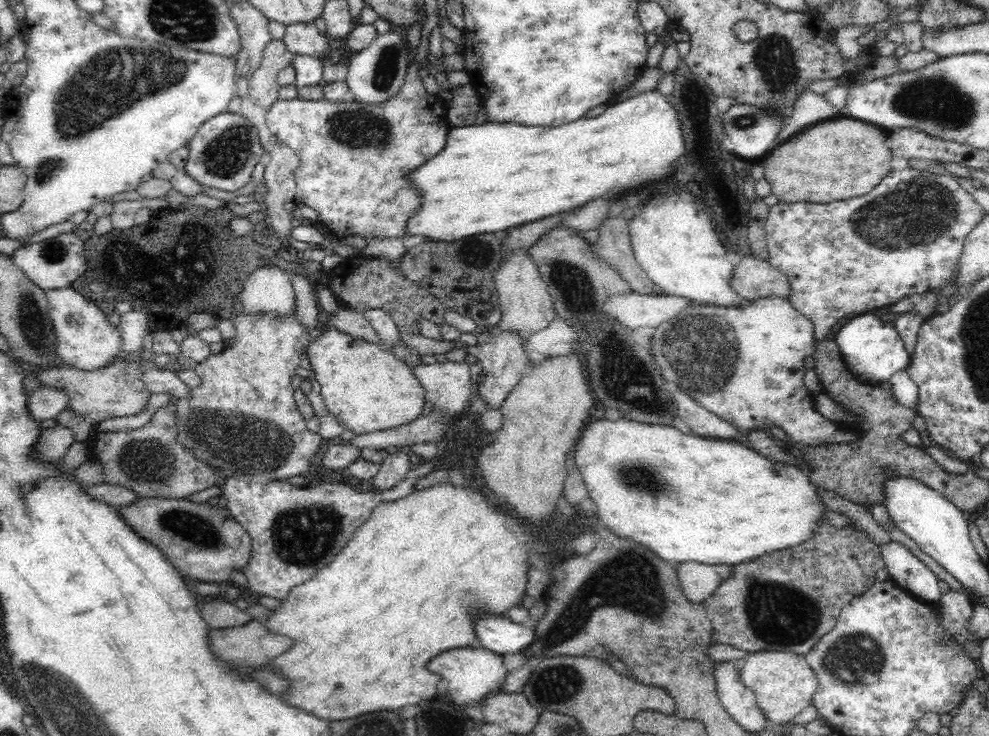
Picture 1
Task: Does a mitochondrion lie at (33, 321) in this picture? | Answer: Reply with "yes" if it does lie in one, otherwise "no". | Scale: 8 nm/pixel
yes

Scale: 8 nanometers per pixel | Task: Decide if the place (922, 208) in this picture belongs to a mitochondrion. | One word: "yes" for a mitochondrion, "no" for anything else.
yes

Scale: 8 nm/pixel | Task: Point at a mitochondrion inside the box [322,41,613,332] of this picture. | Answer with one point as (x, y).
(358, 130)

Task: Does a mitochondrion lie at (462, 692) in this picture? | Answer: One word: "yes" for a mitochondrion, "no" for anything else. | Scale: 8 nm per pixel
no

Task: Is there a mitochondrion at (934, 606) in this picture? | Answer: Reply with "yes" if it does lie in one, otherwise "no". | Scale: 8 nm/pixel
no

